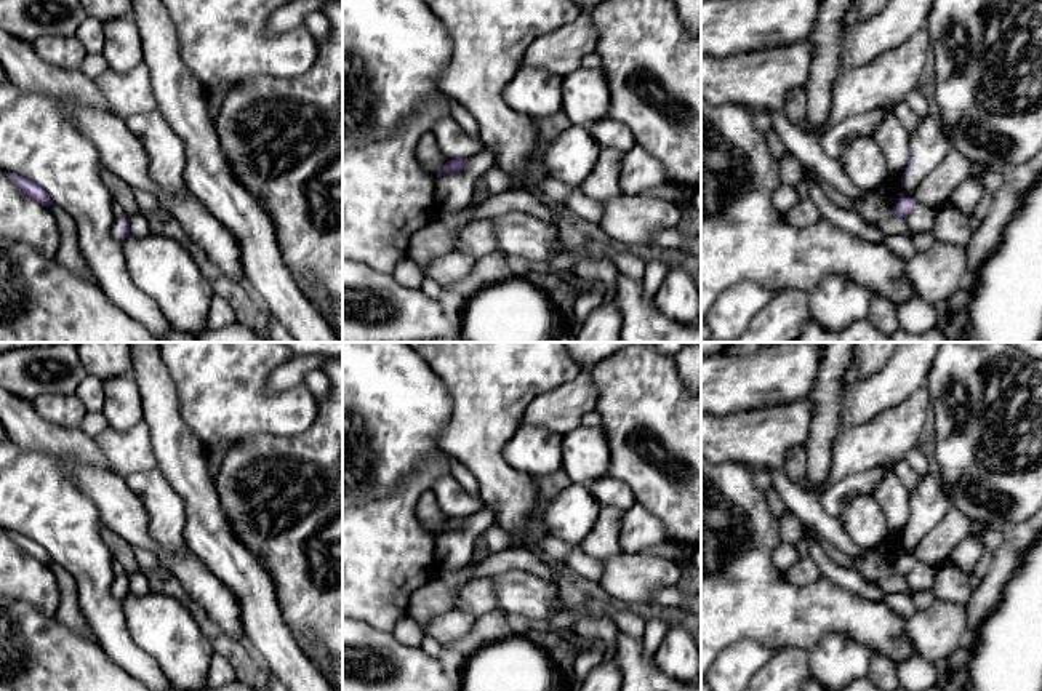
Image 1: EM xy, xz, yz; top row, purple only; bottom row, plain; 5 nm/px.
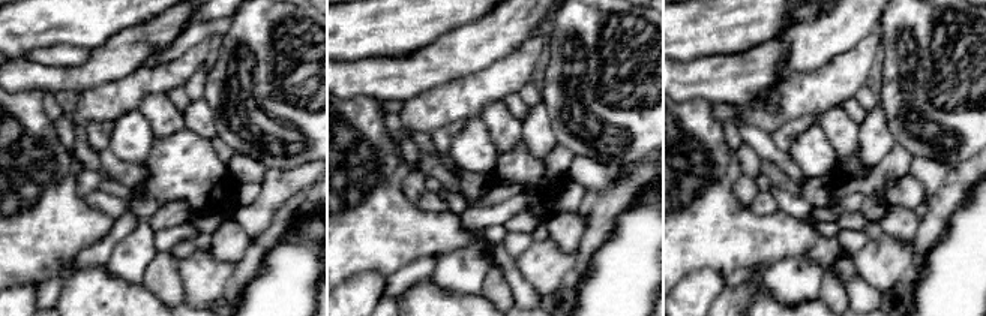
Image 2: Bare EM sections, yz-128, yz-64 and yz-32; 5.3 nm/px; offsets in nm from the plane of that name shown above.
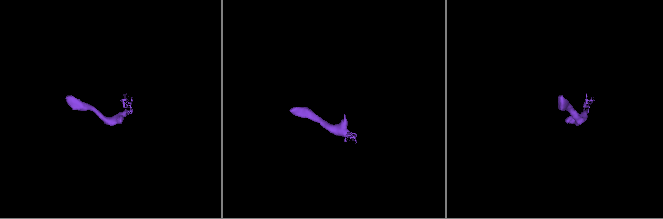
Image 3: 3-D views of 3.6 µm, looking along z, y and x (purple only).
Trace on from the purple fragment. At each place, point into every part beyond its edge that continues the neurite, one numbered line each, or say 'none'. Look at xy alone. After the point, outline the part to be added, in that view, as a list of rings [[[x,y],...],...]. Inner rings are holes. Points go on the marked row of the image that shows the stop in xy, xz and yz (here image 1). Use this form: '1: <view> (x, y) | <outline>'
1: xy (116, 229) | [[[117,216],[117,218],[114,218],[110,234],[118,242],[122,242],[120,230],[122,230],[122,216]]]

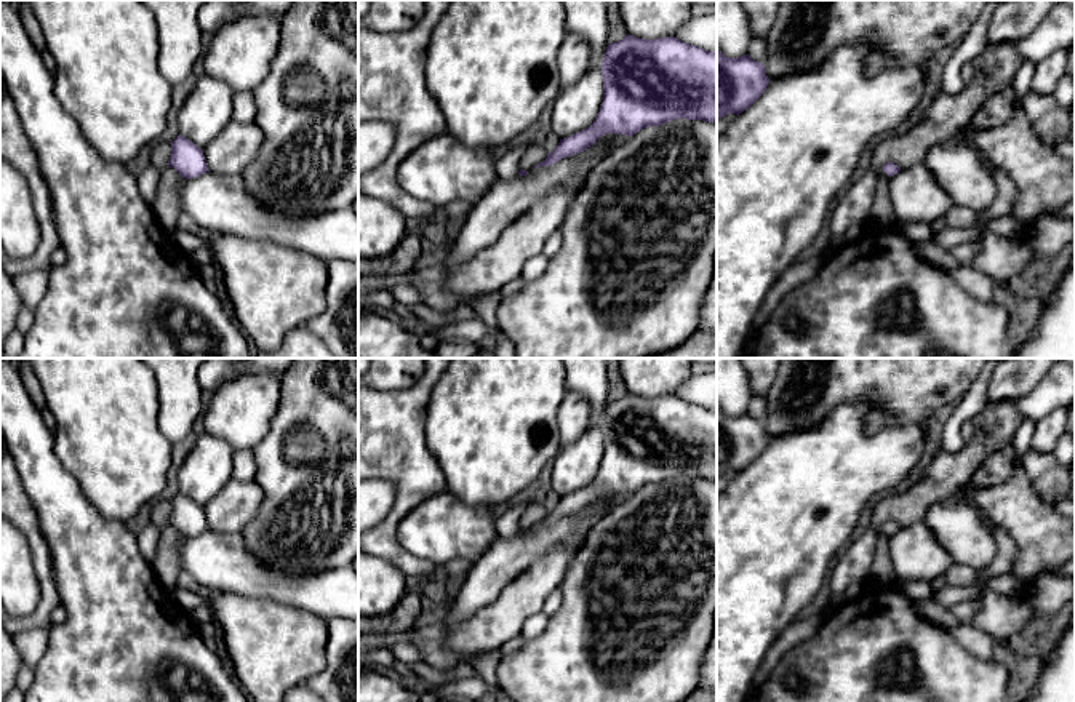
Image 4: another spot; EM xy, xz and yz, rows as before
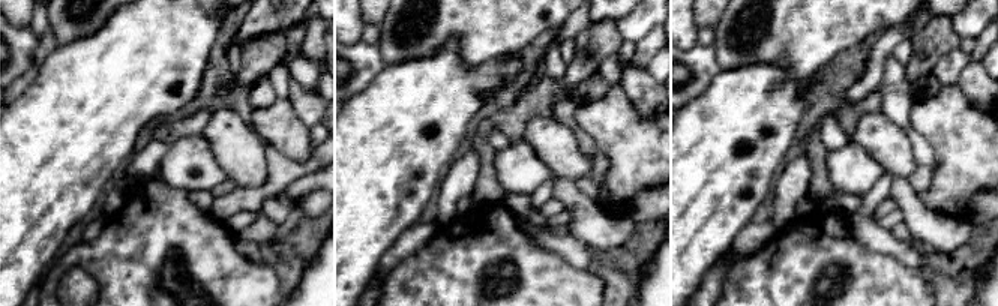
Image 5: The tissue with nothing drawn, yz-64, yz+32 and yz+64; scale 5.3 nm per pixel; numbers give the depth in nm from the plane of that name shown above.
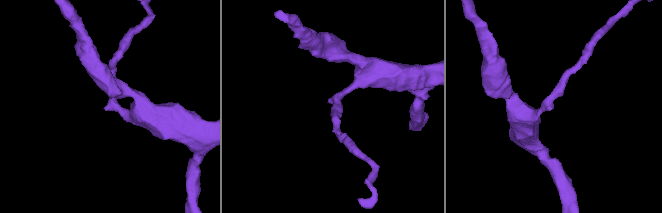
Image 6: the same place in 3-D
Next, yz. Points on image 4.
1: yz (851, 210) | [[[883,170],[869,171],[857,181],[853,181],[846,192],[837,198],[830,221],[829,253],[841,249],[849,240],[851,233],[865,224],[875,200],[880,174],[886,181],[889,179]]]

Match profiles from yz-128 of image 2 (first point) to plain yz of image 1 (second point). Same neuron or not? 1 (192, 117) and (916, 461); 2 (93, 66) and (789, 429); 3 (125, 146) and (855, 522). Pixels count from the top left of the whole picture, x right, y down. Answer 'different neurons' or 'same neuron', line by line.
1: different neurons
2: same neuron
3: same neuron

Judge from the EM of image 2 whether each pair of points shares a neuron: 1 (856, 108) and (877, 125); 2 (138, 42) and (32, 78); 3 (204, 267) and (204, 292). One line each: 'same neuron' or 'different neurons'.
1: different neurons
2: same neuron
3: same neuron

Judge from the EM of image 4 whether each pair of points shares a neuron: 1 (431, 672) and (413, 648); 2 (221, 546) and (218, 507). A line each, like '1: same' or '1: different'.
1: different
2: different

